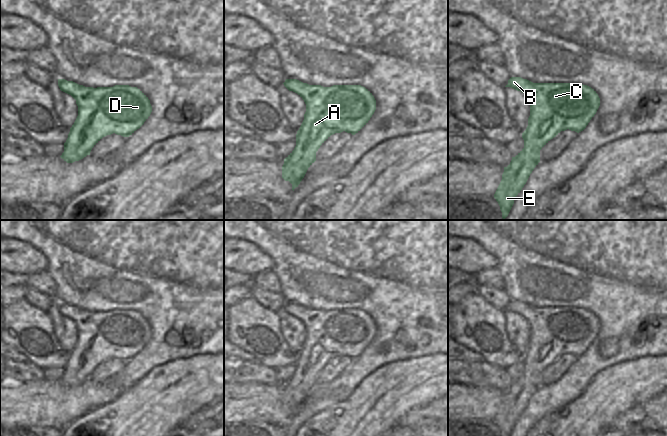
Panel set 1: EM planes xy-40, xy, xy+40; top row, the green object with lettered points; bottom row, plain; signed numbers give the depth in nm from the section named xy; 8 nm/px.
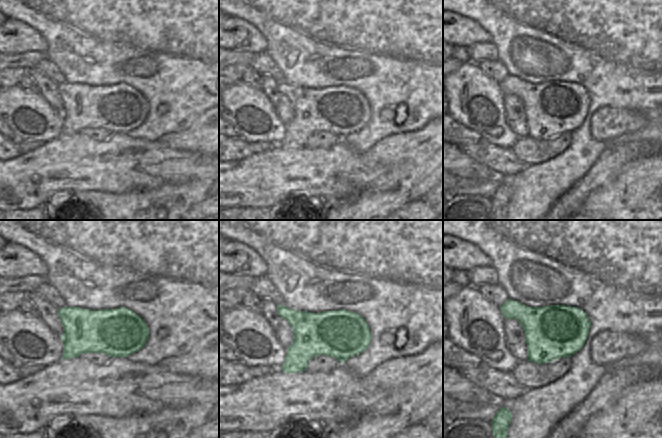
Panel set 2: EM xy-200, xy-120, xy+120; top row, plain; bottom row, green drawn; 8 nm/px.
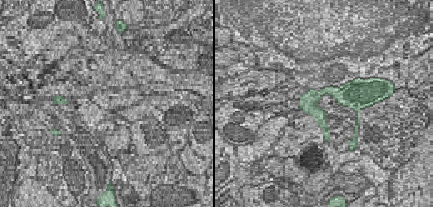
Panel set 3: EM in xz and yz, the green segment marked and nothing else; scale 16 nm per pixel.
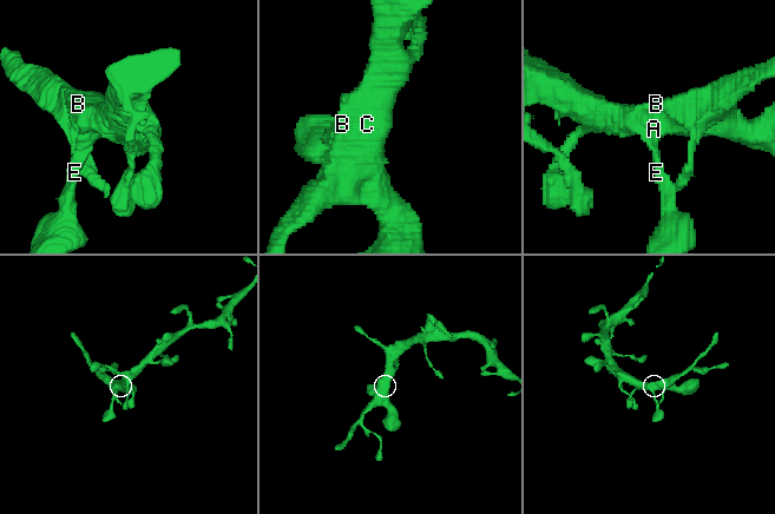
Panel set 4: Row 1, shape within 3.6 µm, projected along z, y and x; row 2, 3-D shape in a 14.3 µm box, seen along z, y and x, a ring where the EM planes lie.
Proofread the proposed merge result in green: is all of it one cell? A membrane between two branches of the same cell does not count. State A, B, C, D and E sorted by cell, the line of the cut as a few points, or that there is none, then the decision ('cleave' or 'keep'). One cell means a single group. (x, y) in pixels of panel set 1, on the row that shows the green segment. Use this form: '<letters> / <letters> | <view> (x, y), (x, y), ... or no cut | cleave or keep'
A B C D E | no cut | keep

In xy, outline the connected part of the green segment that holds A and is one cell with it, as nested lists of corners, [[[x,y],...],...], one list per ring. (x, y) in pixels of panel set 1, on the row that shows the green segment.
[[[286,79],[283,83],[297,93],[306,104],[304,120],[296,134],[296,146],[284,159],[282,178],[292,184],[292,190],[300,184],[308,168],[316,161],[316,152],[333,134],[343,131],[355,135],[370,120],[376,110],[376,100],[372,93],[361,85],[309,85],[297,79]]]

